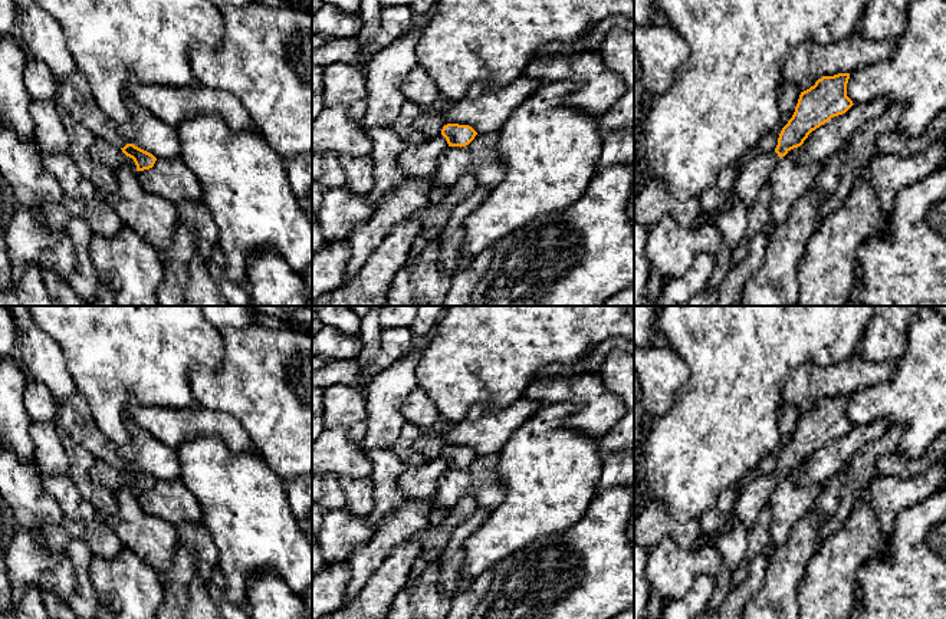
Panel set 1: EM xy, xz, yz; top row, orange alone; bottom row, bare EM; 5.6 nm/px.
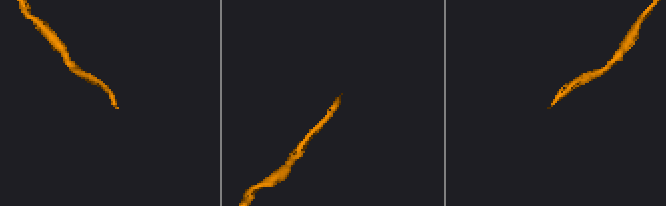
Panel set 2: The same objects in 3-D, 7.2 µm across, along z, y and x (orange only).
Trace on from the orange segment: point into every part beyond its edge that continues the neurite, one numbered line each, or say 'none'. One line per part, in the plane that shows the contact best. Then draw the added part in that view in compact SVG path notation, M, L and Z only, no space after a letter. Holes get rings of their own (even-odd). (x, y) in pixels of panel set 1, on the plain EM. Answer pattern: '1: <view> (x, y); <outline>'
1: xy (105, 474); M96 460L91 474L96 484L108 488L112 494L118 488L129 488L137 493L134 481L127 478L122 471L111 462Z

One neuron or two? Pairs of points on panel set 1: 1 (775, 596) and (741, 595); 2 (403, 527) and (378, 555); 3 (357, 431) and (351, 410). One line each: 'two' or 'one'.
1: two
2: one
3: one

